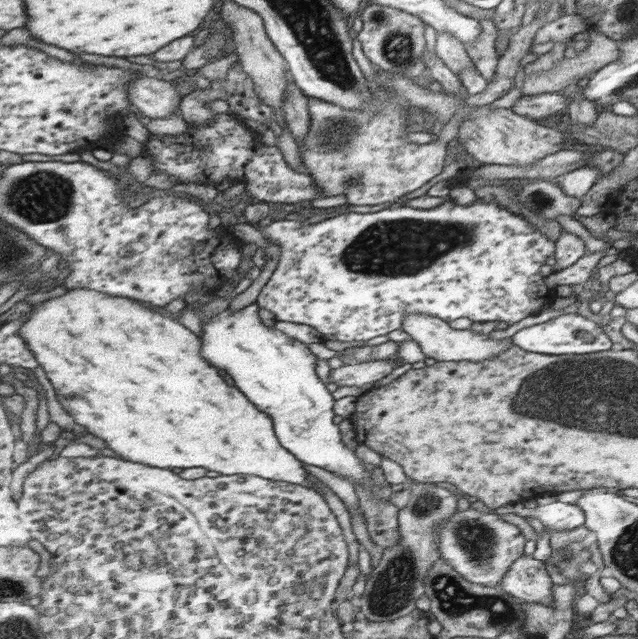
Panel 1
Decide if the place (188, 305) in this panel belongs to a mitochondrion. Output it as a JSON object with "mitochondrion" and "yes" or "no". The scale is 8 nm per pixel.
{"mitochondrion":"no"}

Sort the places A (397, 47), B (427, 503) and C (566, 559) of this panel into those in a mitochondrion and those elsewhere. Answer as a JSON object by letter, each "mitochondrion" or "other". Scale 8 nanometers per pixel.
{"A":"mitochondrion","B":"mitochondrion","C":"mitochondrion"}

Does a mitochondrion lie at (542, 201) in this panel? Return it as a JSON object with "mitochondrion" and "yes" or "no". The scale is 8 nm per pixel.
{"mitochondrion":"yes"}

